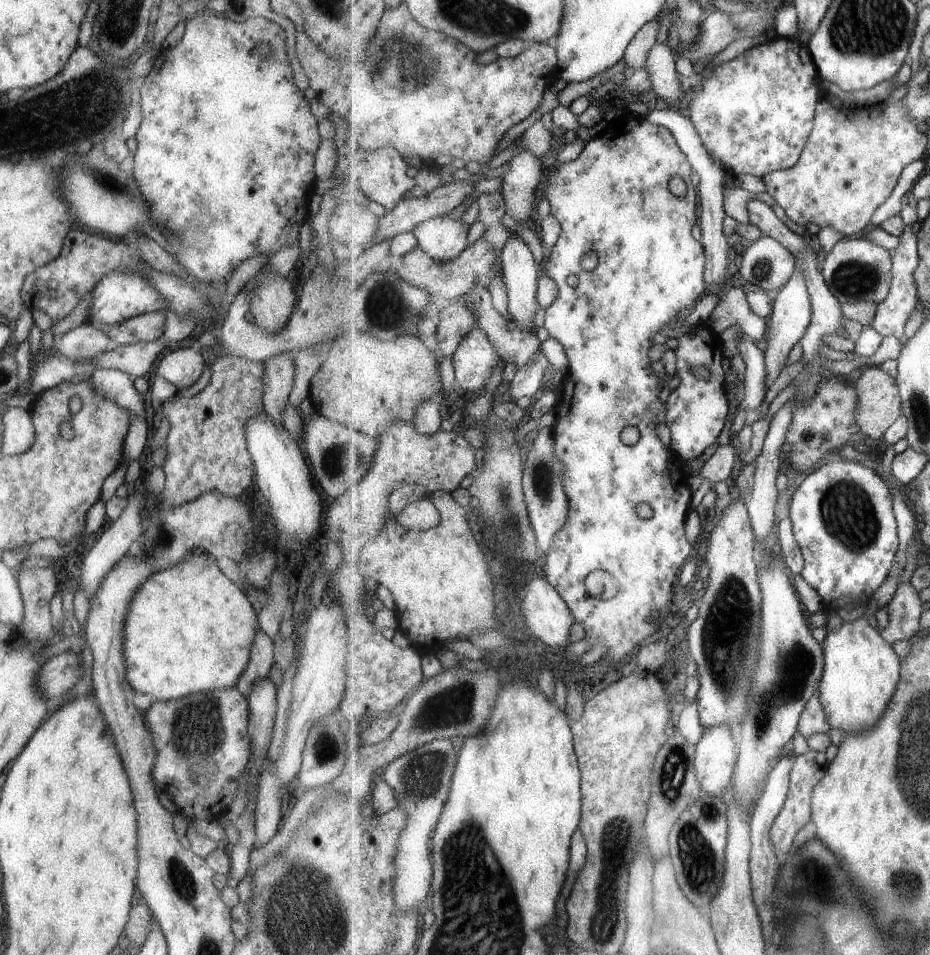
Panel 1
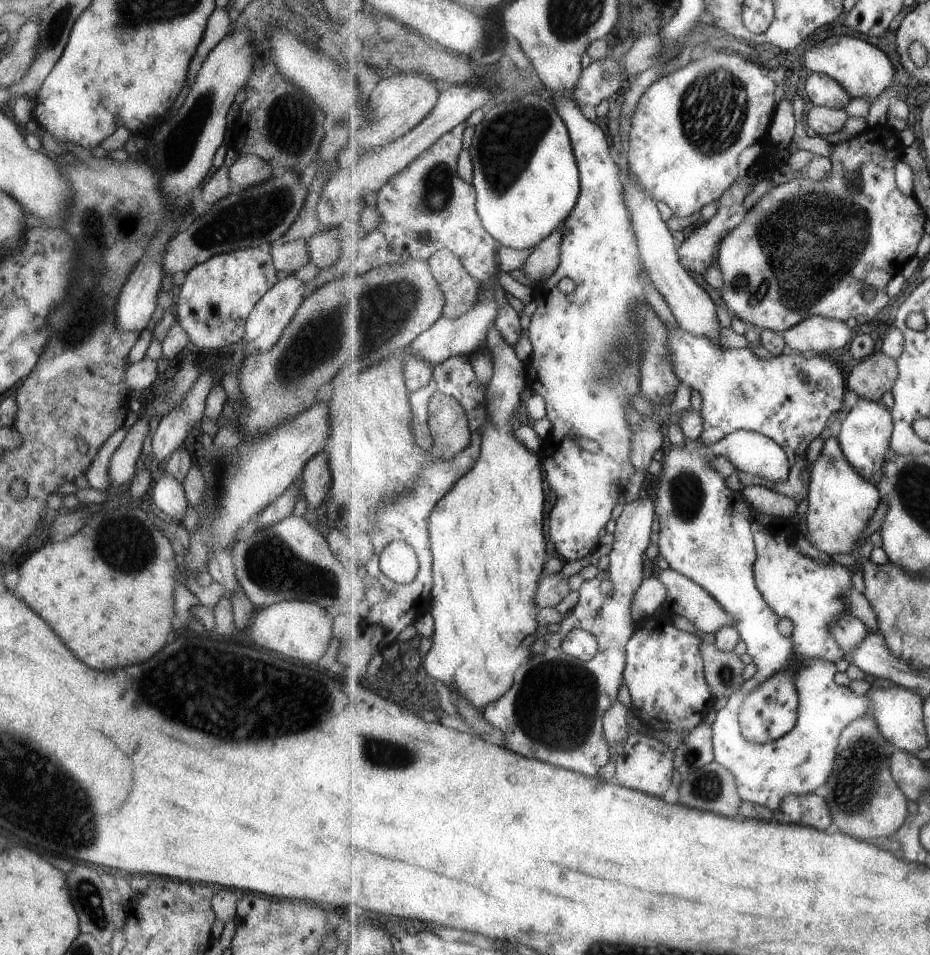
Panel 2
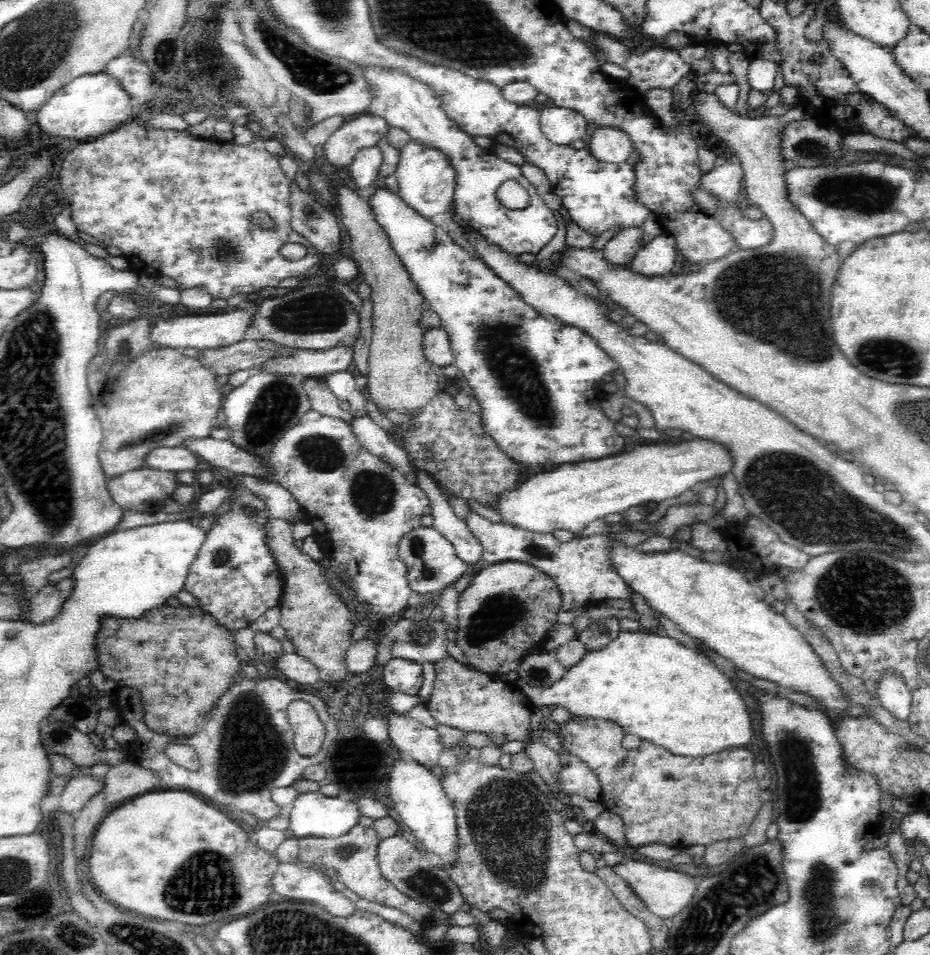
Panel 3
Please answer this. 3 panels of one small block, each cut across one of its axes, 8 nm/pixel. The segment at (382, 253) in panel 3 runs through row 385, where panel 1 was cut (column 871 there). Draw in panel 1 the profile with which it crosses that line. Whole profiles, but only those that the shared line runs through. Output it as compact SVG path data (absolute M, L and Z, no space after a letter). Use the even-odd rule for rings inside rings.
M865 367L852 378L852 384L859 392L858 422L866 436L879 440L903 415L902 393L896 378L892 378L880 367Z

